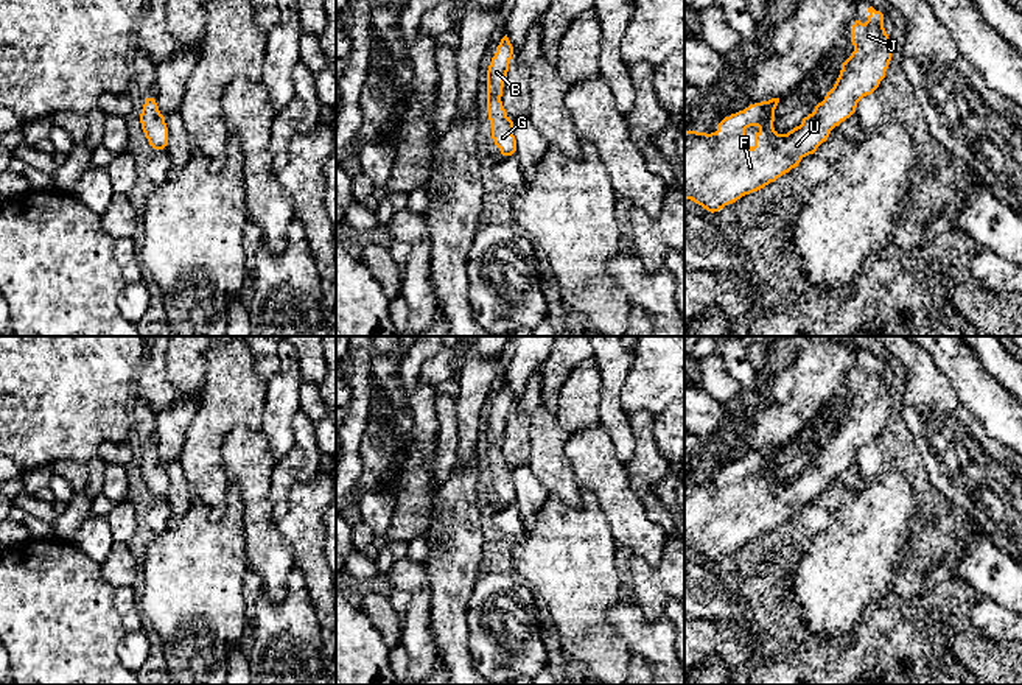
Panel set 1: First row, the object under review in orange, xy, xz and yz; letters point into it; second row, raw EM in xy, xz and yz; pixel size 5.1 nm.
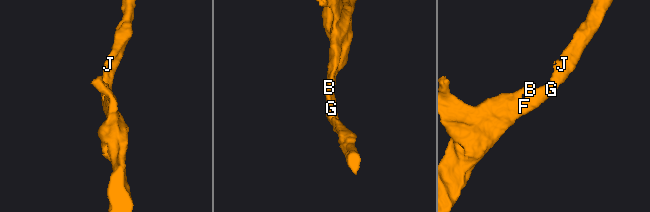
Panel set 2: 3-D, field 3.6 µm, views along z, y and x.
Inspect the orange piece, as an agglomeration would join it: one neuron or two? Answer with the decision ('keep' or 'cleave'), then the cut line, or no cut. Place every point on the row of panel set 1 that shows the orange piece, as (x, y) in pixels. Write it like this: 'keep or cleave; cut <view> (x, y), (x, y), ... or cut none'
keep; cut none

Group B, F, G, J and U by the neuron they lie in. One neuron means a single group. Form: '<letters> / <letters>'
B F G J U

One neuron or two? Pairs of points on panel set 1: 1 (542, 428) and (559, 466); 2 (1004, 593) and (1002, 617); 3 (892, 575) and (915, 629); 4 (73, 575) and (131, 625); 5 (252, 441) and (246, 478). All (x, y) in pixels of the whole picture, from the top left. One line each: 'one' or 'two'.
1: one
2: two
3: two
4: two
5: one

